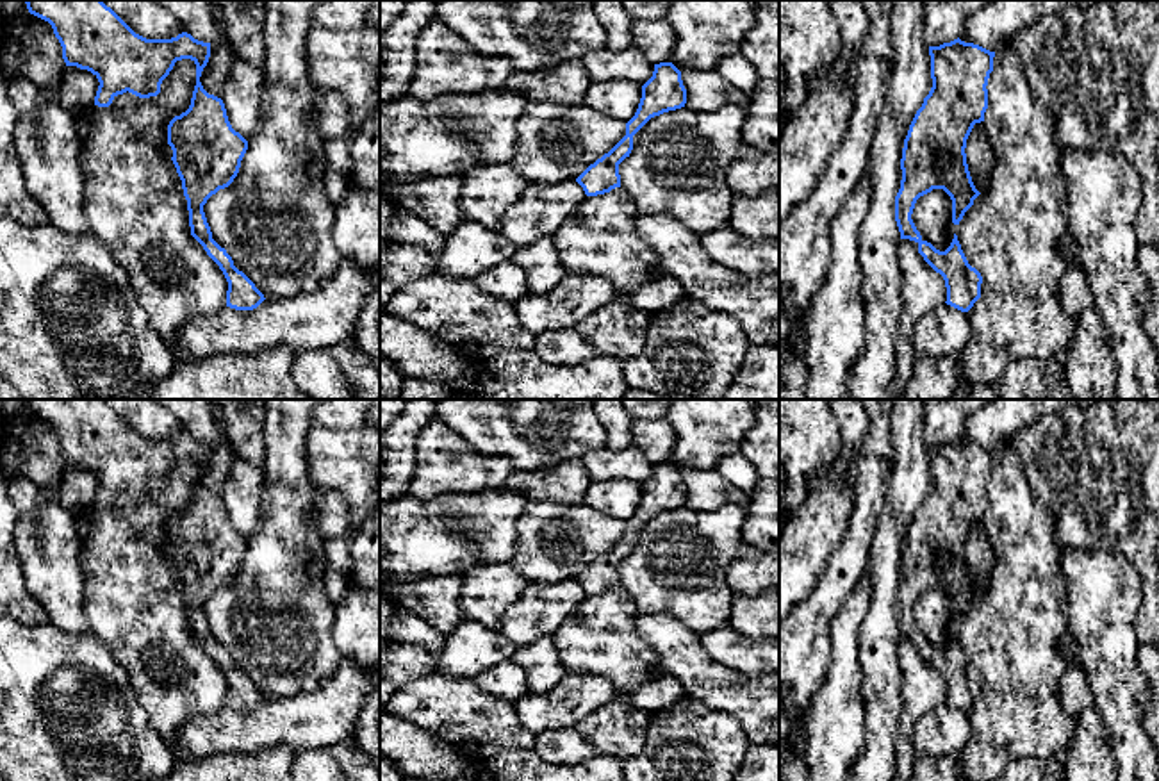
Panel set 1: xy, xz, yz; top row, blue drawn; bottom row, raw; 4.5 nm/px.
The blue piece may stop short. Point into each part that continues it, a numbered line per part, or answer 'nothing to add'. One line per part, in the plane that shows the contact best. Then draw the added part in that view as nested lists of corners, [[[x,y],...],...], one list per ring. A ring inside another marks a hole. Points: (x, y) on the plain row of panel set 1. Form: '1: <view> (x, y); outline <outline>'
nothing to add

